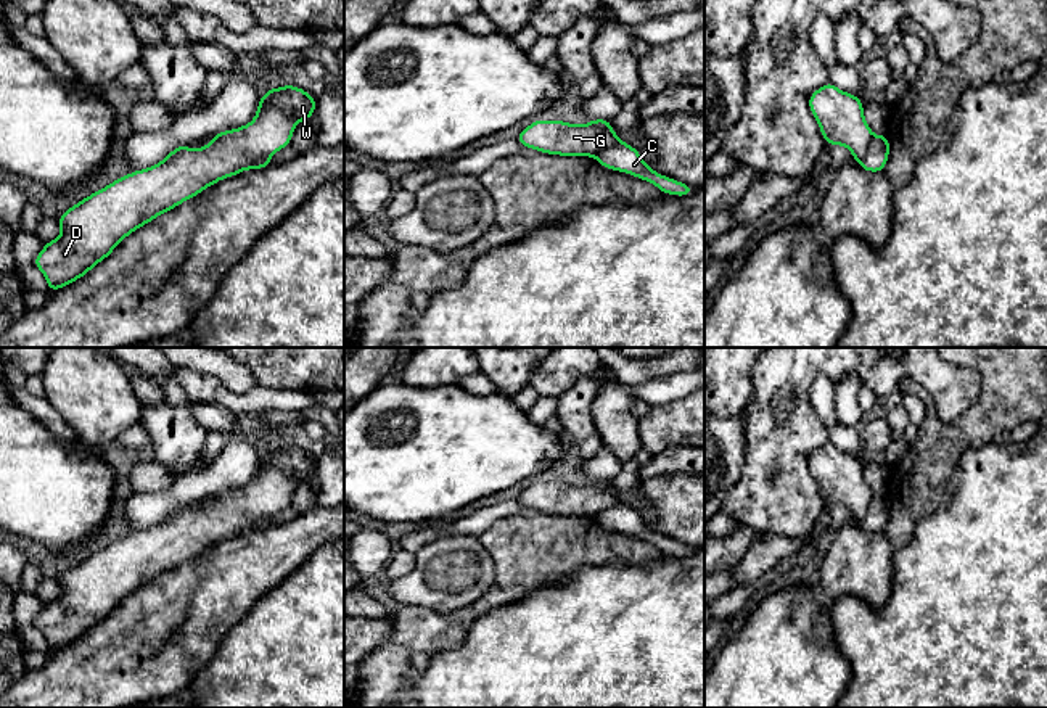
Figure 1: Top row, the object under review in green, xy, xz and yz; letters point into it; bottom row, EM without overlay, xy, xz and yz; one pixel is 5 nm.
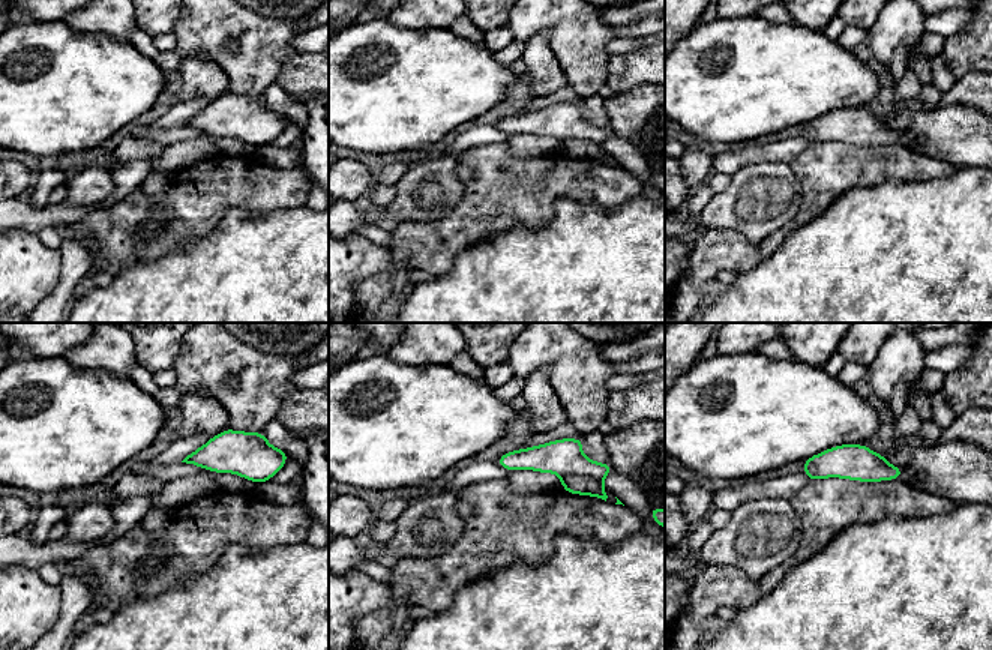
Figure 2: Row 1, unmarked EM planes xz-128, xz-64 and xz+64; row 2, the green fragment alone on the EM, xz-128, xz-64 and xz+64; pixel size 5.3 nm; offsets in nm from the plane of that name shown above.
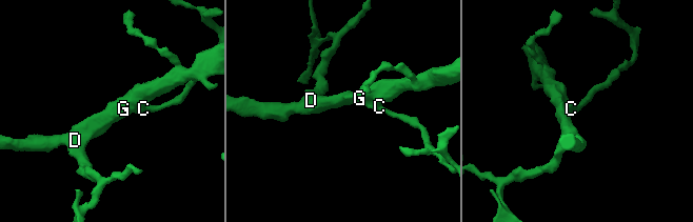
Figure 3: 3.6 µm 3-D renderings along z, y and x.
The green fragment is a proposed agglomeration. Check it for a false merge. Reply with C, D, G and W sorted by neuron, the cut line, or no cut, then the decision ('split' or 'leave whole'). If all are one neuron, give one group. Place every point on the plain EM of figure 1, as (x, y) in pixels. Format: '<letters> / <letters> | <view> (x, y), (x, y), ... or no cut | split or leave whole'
C / D G W | xz (623, 502), (605, 507), (594, 517) | split

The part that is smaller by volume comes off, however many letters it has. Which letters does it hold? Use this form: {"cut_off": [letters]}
{"cut_off": ["C"]}

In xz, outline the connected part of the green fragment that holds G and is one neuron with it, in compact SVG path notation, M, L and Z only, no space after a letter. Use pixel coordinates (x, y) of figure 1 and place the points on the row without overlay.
M532 480L532 484L523 489L516 500L523 508L547 515L592 518L605 508L622 504L608 480L592 480L582 486L566 481Z

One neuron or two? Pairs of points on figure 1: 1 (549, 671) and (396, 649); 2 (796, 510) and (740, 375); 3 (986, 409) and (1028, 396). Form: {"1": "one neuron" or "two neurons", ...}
{"1": "two neurons", "2": "two neurons", "3": "one neuron"}

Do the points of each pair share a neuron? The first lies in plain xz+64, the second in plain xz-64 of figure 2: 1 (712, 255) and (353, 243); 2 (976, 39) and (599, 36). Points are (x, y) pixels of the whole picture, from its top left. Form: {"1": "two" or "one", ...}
{"1": "two", "2": "two"}

